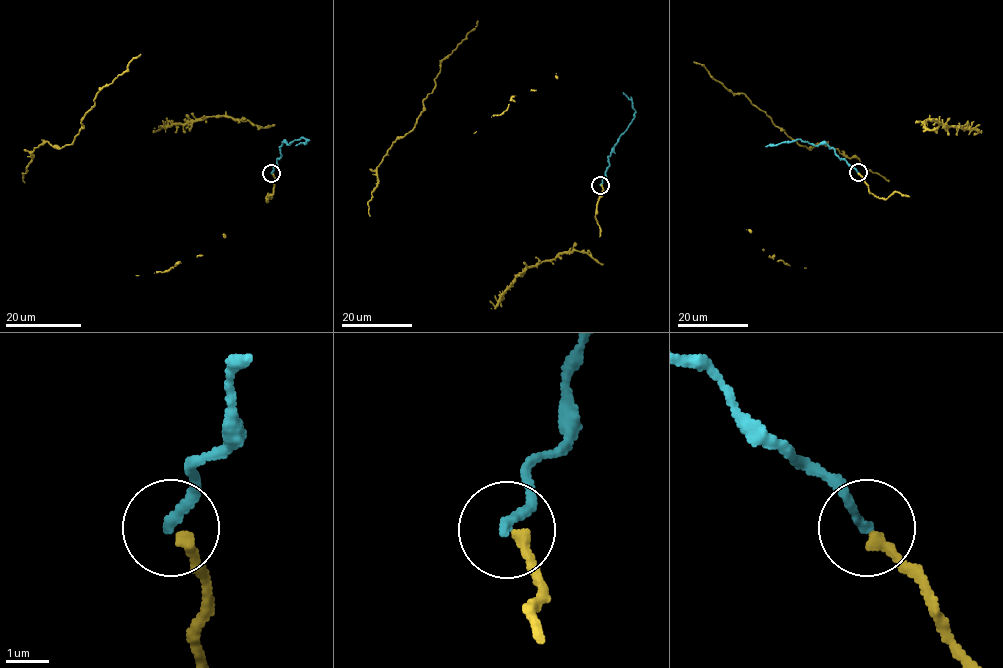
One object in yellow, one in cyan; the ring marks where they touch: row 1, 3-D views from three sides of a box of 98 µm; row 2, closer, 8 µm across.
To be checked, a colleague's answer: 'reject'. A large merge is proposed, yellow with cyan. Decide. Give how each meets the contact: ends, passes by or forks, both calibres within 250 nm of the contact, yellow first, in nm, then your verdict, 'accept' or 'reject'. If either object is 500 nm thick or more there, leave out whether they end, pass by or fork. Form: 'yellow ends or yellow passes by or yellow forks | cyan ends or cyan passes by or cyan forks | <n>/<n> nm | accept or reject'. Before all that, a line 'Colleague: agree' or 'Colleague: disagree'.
Colleague: disagree
yellow ends | cyan ends | 280/240 nm | accept

